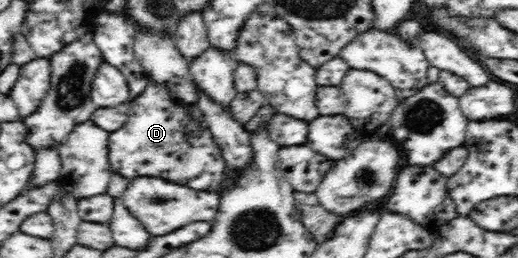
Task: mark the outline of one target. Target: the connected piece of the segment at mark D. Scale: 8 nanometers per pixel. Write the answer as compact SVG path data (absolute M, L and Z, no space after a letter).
M151 80L140 97L129 104L128 122L110 134L108 160L112 173L126 178L156 176L197 191L214 190L226 163L206 126L200 126L189 116L186 107L174 102L169 90Z

